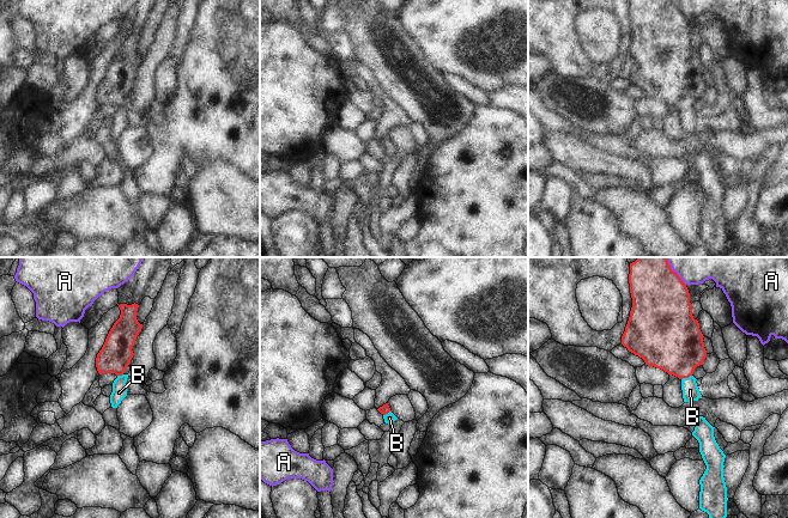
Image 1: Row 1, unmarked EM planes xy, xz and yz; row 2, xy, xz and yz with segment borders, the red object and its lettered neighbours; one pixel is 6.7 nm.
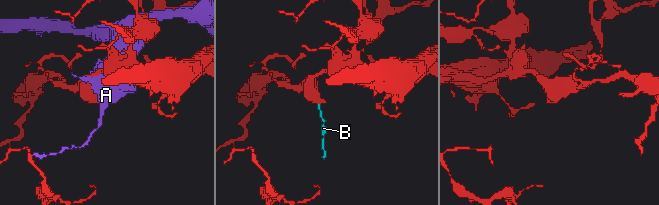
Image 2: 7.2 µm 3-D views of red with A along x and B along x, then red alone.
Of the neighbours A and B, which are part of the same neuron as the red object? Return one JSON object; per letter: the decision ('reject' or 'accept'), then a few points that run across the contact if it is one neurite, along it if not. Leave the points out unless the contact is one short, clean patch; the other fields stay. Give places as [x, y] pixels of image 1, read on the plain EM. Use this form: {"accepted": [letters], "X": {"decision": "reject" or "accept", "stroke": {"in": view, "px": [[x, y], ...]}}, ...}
{"accepted": ["B"], "A": {"decision": "reject"}, "B": {"decision": "accept", "stroke": {"in": "yz", "px": [[673, 74], [679, 84], [686, 109], [690, 122]]}}}

